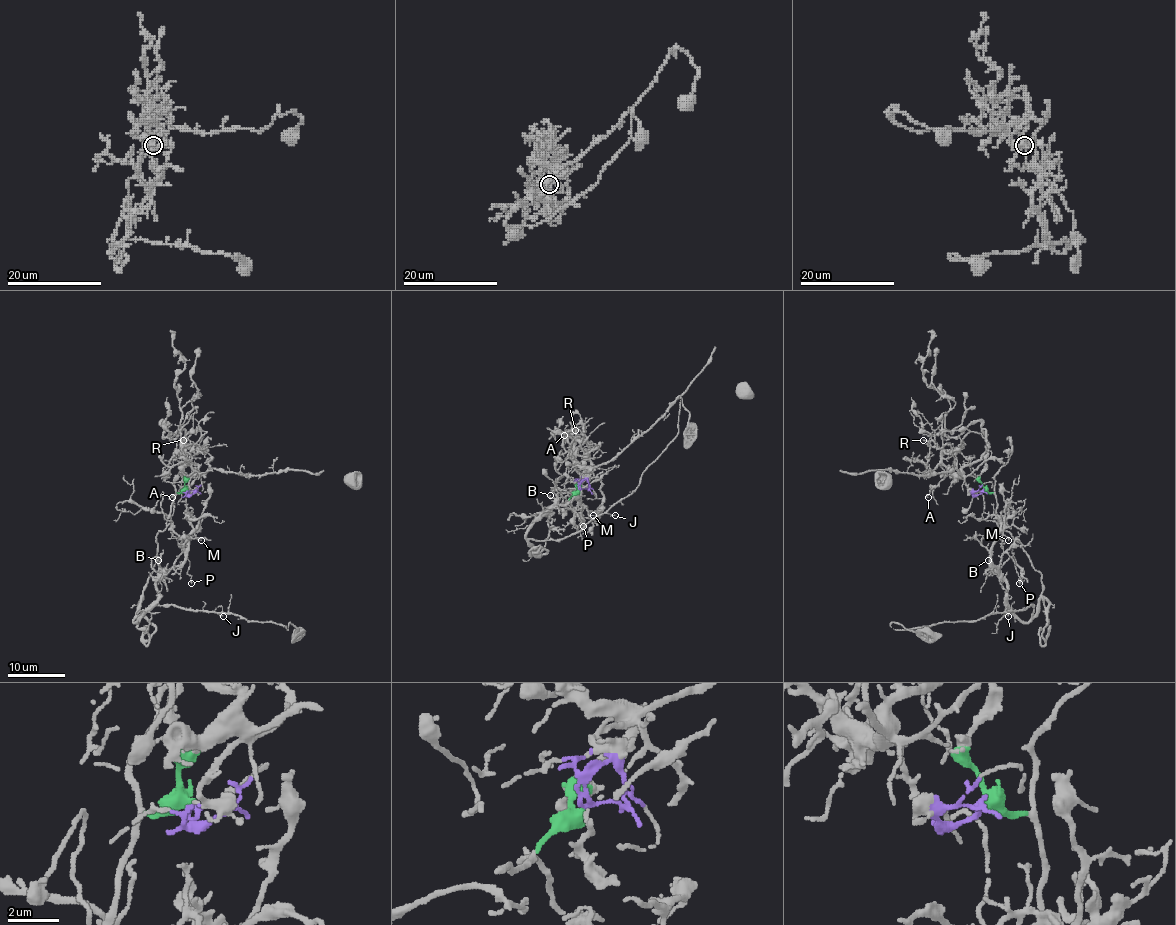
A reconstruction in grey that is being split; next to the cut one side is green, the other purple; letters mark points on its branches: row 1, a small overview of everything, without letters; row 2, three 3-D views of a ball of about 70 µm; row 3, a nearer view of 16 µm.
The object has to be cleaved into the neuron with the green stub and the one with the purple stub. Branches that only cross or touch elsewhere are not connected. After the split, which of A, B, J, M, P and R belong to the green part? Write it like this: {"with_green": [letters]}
{"with_green": ["B", "J", "M", "P"]}

